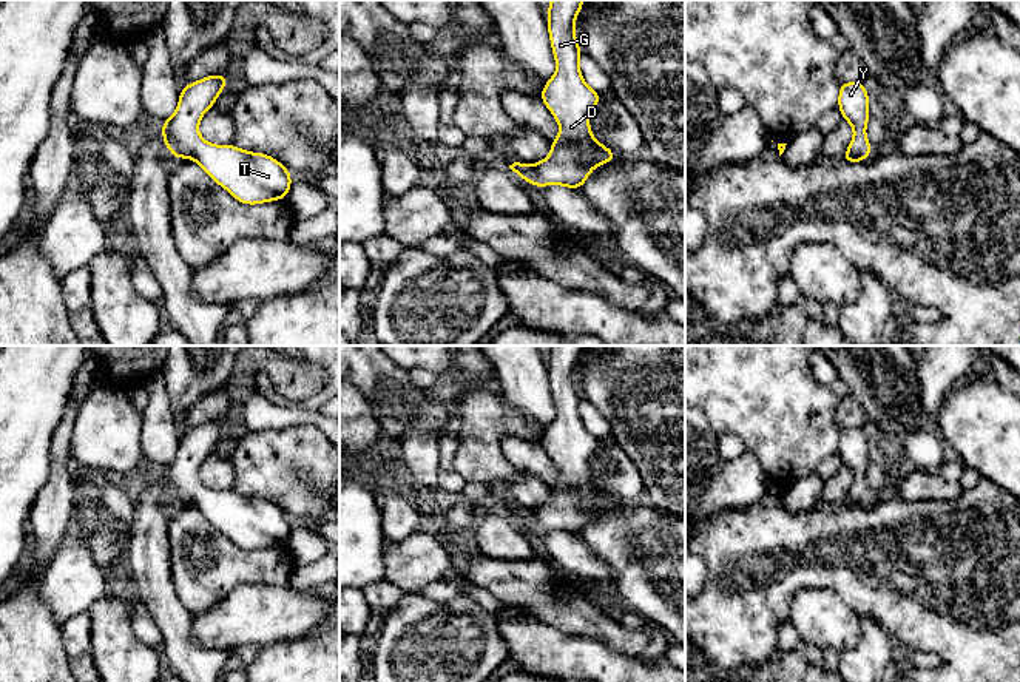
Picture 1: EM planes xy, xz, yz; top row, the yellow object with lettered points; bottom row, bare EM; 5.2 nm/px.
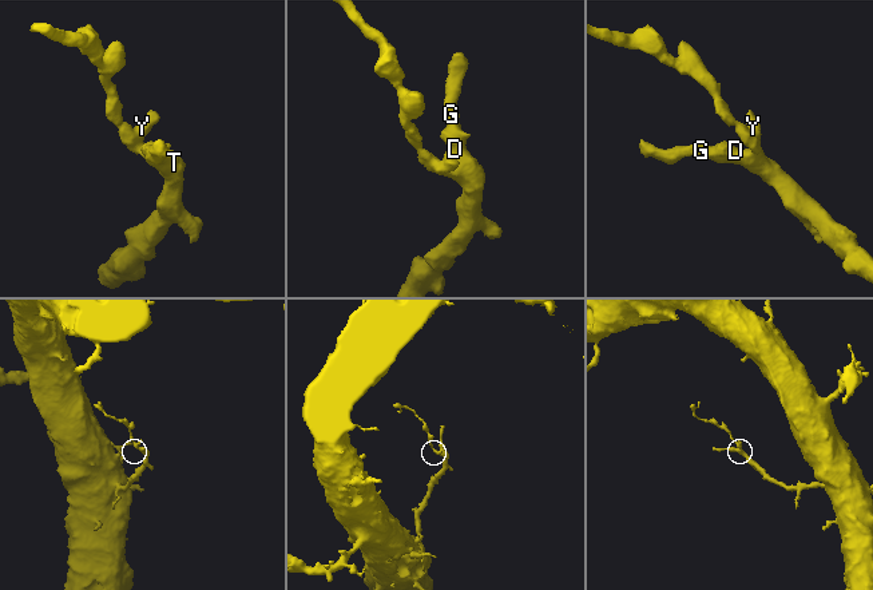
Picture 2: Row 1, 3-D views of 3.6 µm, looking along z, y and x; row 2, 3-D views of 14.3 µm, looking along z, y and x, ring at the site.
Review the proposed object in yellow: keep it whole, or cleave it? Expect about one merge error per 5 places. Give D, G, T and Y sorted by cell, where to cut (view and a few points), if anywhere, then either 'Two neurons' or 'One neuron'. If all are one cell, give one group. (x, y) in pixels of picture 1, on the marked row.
Groups: D G T Y. No split. One neuron

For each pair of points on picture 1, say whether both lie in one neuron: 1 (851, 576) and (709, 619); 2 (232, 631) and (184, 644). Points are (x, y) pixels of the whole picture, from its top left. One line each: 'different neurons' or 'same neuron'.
1: same neuron
2: different neurons

